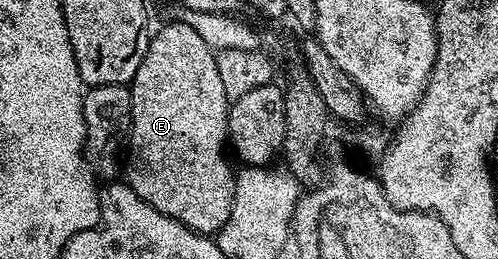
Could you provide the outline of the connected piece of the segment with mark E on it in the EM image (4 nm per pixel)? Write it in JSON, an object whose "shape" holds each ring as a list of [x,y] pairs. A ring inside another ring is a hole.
{"shape":[[[169,20],[166,25],[162,26],[160,30],[153,32],[148,39],[148,46],[146,47],[146,55],[142,55],[142,63],[138,63],[138,71],[134,75],[134,79],[130,83],[132,90],[132,112],[130,114],[130,126],[132,125],[132,134],[128,137],[128,177],[126,176],[126,183],[131,187],[136,194],[142,198],[146,203],[150,203],[150,207],[154,207],[158,211],[162,211],[162,215],[170,215],[170,219],[174,219],[178,223],[182,223],[187,229],[192,229],[196,233],[203,233],[205,235],[216,235],[221,227],[226,223],[231,215],[231,207],[235,199],[235,183],[234,169],[228,166],[228,161],[224,158],[224,149],[226,153],[226,146],[228,145],[228,106],[230,104],[226,95],[226,90],[222,87],[221,76],[218,75],[218,66],[215,63],[216,54],[210,46],[203,42],[203,37],[198,35],[198,31],[187,26],[186,23]]]}

